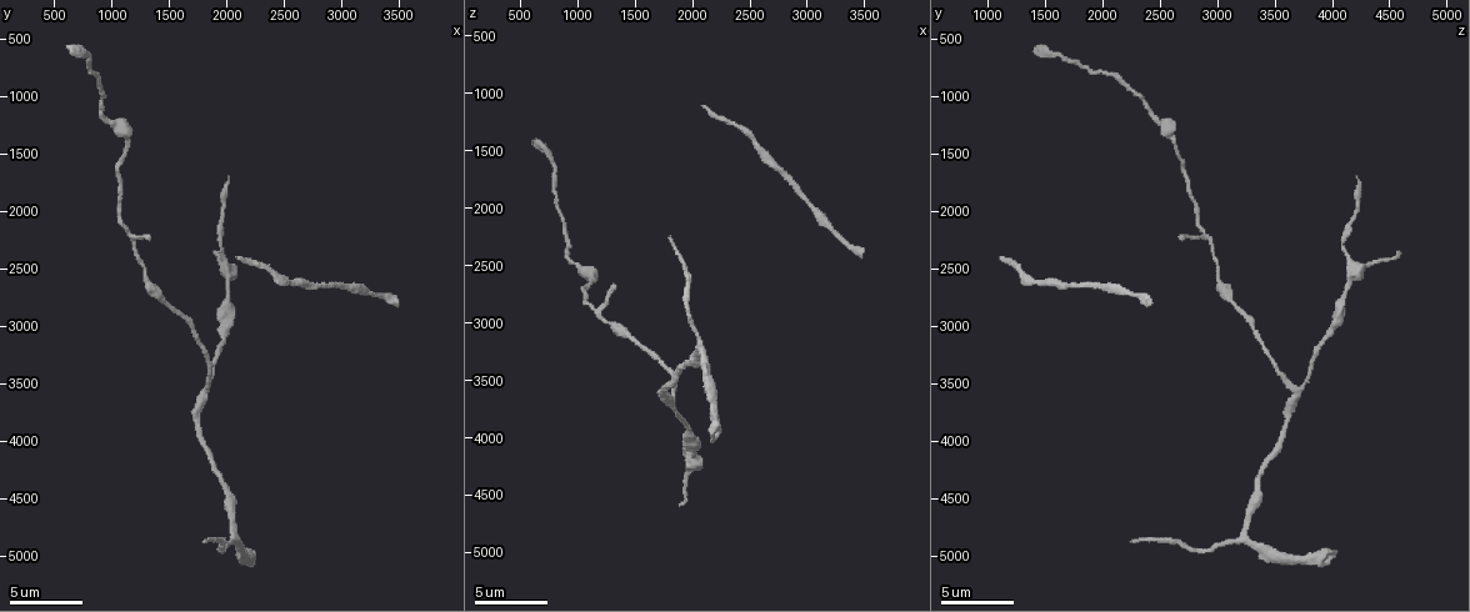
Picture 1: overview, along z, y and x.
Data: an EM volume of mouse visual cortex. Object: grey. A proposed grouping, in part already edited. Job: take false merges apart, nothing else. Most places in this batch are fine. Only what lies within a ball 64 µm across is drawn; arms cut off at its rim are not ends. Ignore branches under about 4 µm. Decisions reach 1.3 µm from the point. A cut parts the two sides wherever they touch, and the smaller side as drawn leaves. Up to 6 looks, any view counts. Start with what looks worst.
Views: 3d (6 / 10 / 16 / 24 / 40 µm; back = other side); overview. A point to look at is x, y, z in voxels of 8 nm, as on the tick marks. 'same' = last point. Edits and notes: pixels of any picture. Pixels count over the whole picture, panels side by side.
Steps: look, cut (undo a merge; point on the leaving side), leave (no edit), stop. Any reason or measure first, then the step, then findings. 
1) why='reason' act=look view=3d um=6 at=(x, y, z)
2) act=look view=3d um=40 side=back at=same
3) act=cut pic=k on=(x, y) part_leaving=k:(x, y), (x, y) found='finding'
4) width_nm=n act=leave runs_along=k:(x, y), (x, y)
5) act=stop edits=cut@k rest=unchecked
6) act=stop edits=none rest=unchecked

why='three arms meet' act=look view=3d um=16 at=(2080, 4860, 3280)

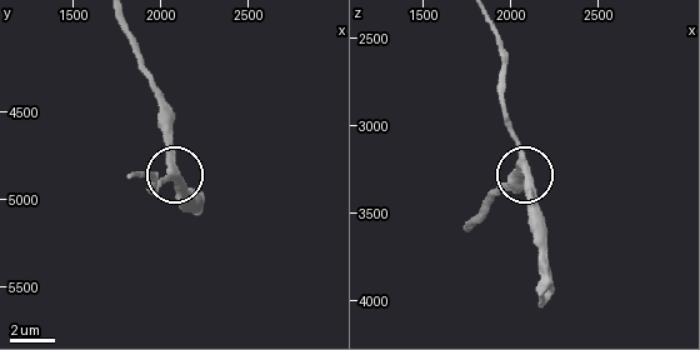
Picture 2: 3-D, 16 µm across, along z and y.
side_arm_um=7 act=leave found='all the same cell'

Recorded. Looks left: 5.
why='arms part here' act=look view=3d um=16 at=(1180, 2240, 2860)

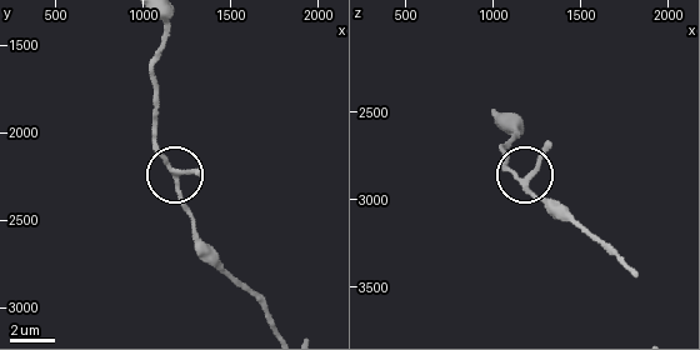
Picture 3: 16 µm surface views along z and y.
arms=3 act=leave runs_along=3:(188, 210), (176, 171), (154, 130) found='continuous, no second cell'

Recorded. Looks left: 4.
why='arms part here' act=look view=3d um=10 at=(1800, 3560, 3720)

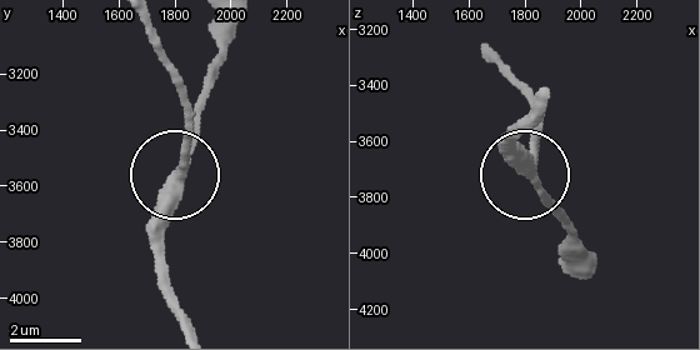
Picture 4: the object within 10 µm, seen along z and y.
width_nm=320 act=leave runs_along=4:(145, 26), (184, 106), (178, 173), (208, 83) found='continuous, no second cell'

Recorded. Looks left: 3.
act=stop edits=none rest=unchecked

